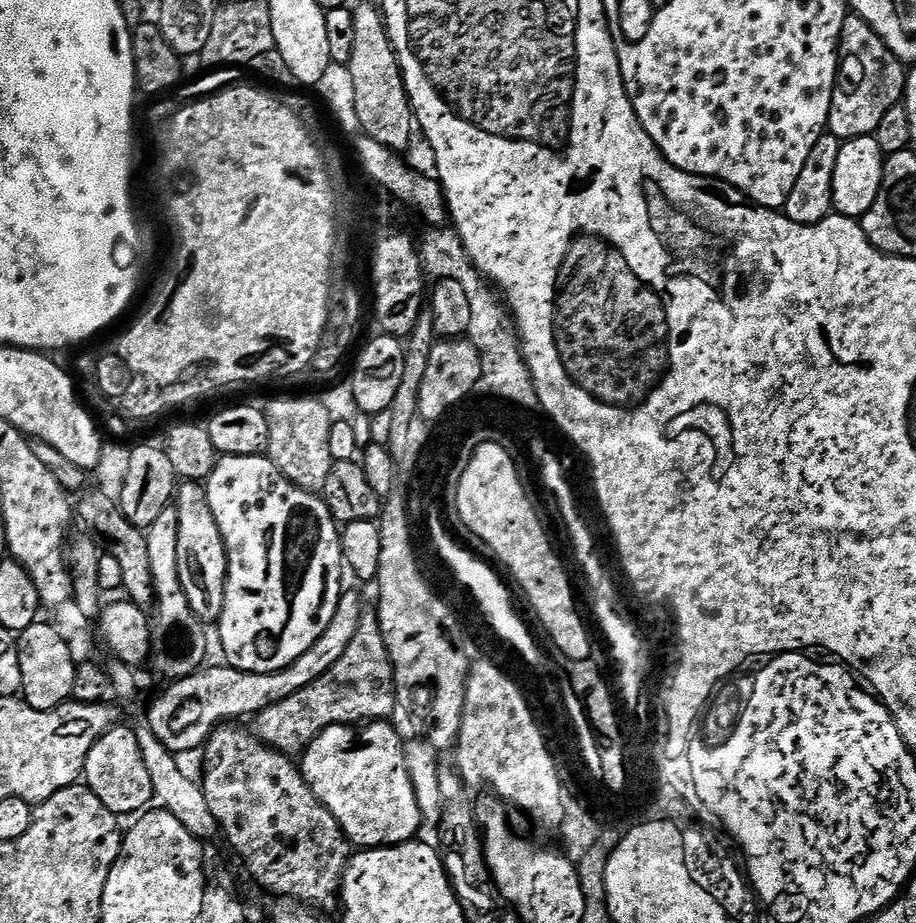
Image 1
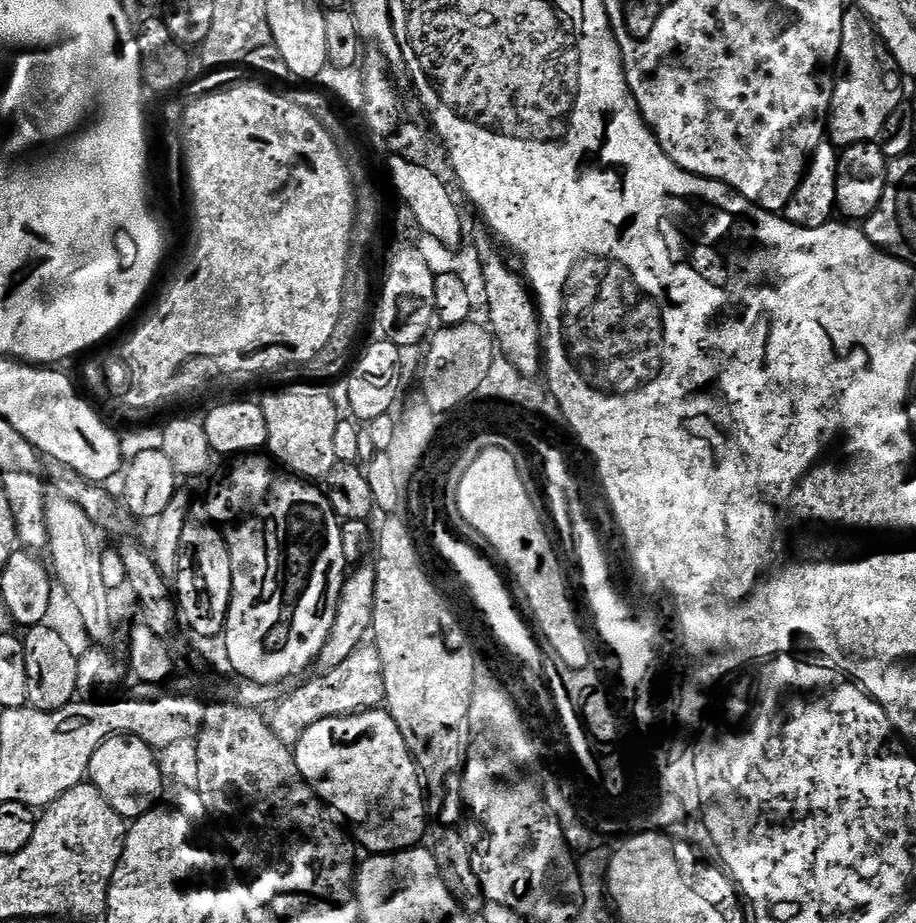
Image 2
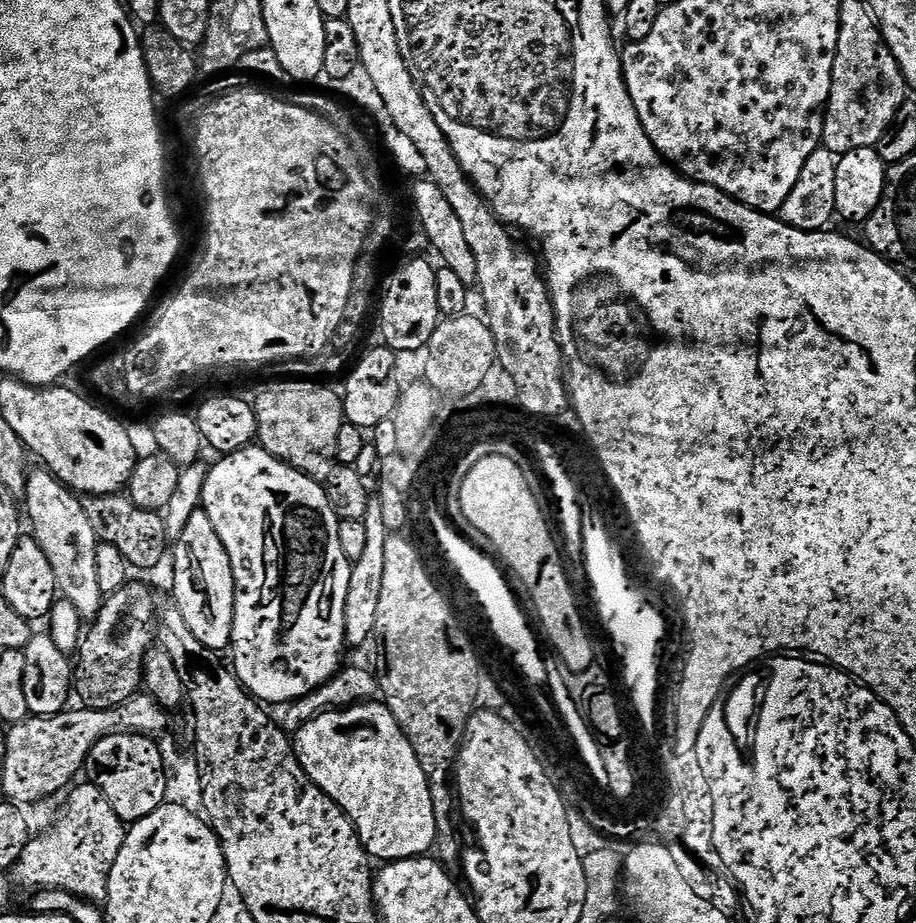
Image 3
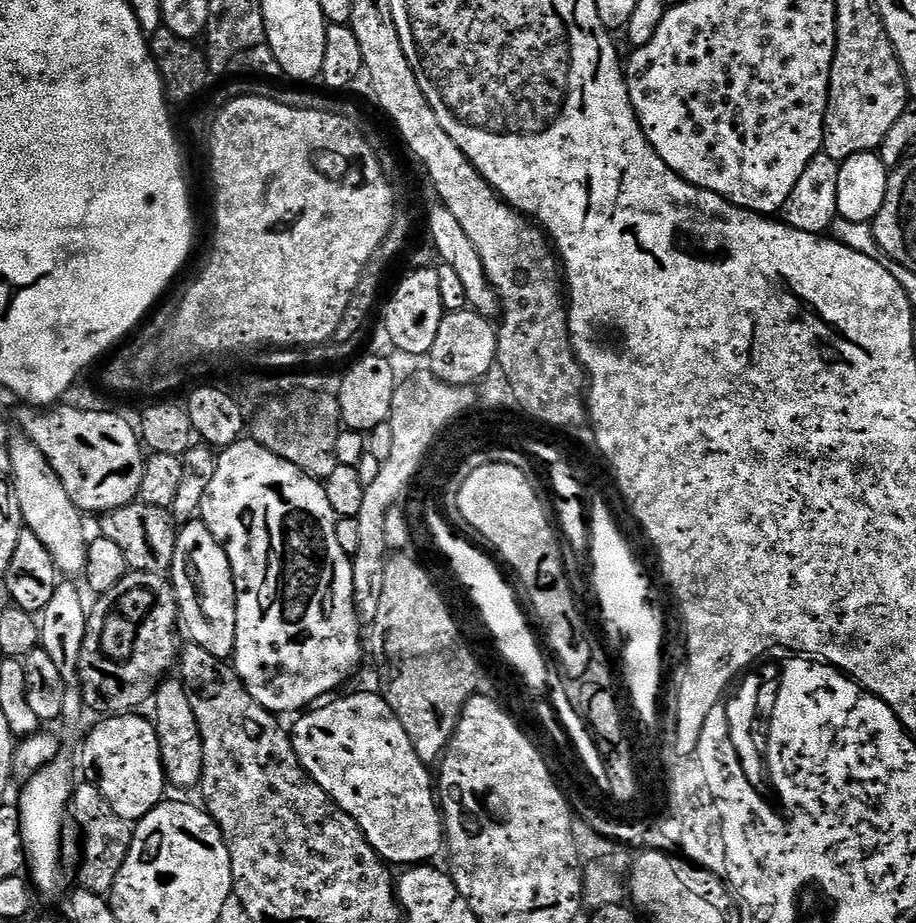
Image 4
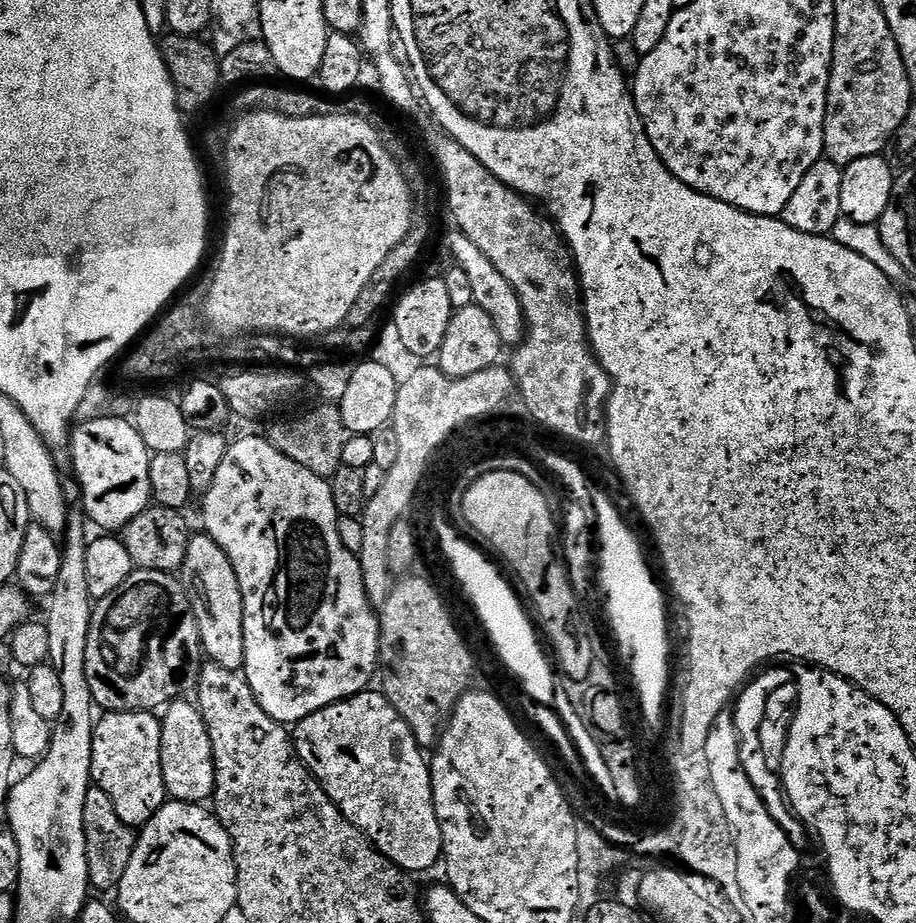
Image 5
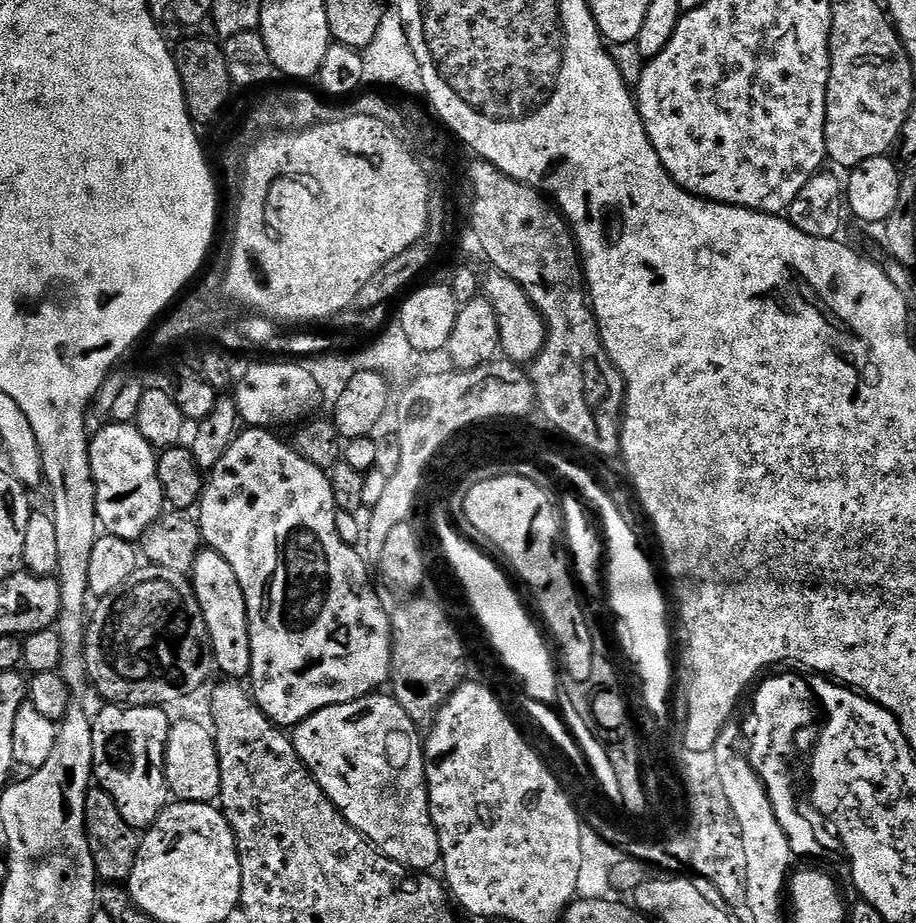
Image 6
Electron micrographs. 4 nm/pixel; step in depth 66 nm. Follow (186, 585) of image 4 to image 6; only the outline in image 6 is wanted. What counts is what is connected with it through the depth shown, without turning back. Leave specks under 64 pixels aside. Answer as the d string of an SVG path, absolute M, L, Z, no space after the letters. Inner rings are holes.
M205 547L194 562L190 579L206 620L213 665L224 675L221 677L229 681L247 681L252 675L248 611L242 586L238 586L238 574L234 574L234 566L230 566L230 562L226 562L226 558L222 558L222 554L218 554L213 548Z

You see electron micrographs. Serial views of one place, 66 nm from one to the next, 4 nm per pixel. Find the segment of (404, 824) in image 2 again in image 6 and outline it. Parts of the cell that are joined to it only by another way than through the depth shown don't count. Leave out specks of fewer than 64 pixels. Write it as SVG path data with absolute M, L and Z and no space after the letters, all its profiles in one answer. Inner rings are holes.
M373 694L371 696L363 696L357 700L351 700L345 704L338 706L330 706L323 708L314 713L310 718L306 718L300 724L295 725L294 731L291 733L290 739L292 745L296 747L296 752L302 758L302 762L312 771L312 776L322 786L322 790L332 799L334 806L346 818L346 822L350 822L350 826L357 828L364 837L368 839L369 844L375 846L380 853L386 858L390 858L394 862L398 862L403 868L411 868L413 870L432 870L432 867L441 863L440 858L440 839L436 833L436 827L432 821L430 814L430 802L428 801L428 779L424 777L424 745L422 736L418 733L418 725L410 718L410 714L406 714L406 710L402 710L402 706L396 701L396 697L391 694Z

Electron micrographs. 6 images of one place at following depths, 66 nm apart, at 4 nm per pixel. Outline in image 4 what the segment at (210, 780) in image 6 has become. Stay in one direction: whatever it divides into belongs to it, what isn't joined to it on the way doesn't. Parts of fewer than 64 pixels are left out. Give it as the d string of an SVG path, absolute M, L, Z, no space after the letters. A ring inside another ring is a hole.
M168 678L156 689L154 705L156 716L154 723L160 739L160 757L164 763L164 774L169 785L176 788L193 788L199 785L204 766L202 750L202 734L198 730L198 722L194 718L194 710L190 707L190 698L184 689L184 682L179 678Z

